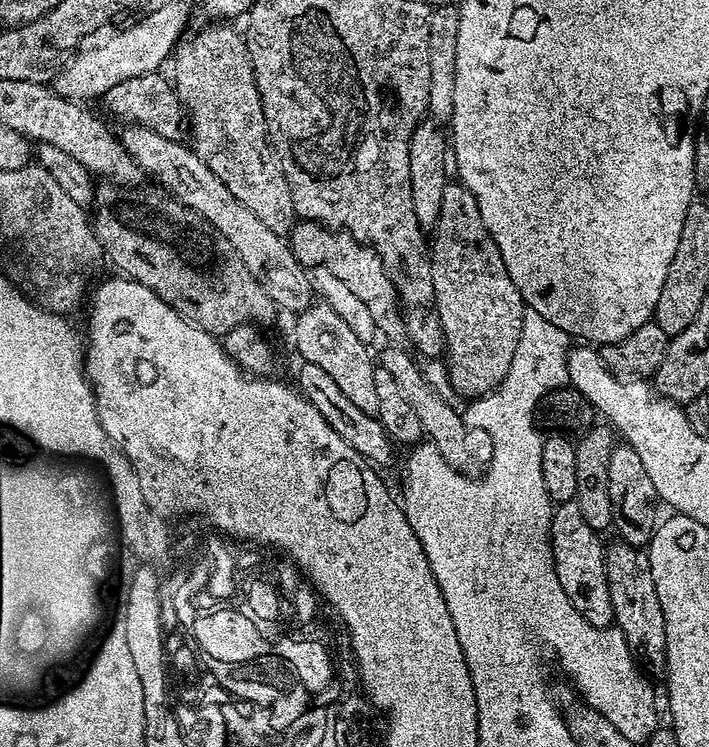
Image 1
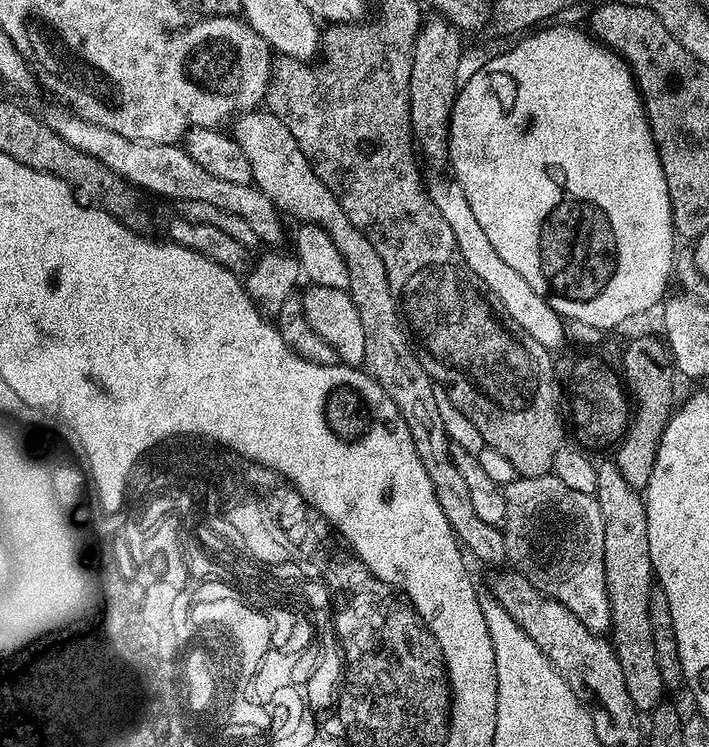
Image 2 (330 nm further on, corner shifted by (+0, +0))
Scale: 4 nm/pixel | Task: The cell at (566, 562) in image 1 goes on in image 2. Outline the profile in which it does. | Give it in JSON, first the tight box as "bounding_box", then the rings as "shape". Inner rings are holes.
{"bounding_box":[596,462,666,714],"shape":[[[614,462],[597,463],[598,486],[596,501],[602,510],[606,542],[606,586],[610,598],[612,627],[610,643],[620,659],[622,678],[626,678],[626,691],[634,706],[642,714],[651,714],[665,703],[666,689],[658,670],[657,655],[654,652],[653,635],[650,630],[650,594],[654,587],[654,573],[650,562],[650,542],[646,526],[644,497],[637,489],[622,478],[622,470]]]}

